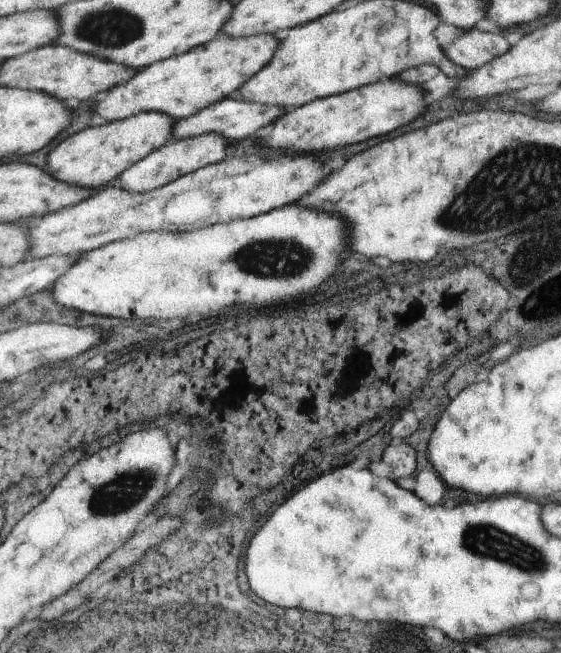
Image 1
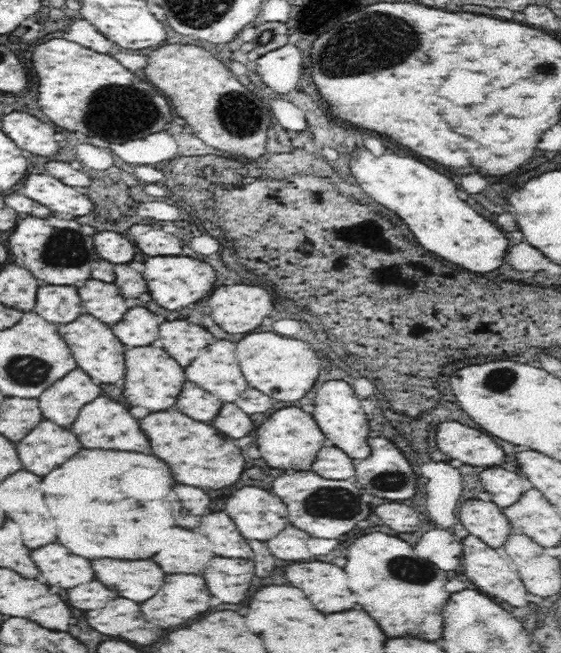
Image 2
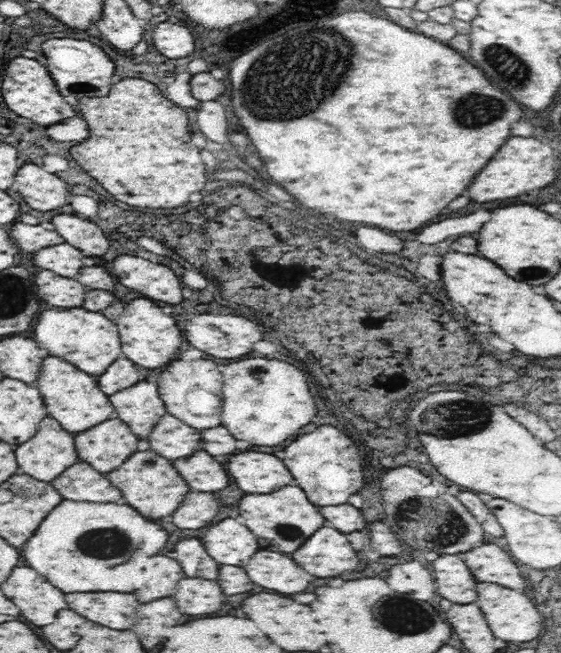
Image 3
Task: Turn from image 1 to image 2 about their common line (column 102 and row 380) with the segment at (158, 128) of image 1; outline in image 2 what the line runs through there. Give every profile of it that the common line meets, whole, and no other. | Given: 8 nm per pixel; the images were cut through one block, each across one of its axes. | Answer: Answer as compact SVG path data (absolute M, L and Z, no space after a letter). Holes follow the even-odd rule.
M158 344L128 348L126 352L126 376L124 376L124 398L130 406L142 406L150 412L168 410L176 404L176 398L182 390L186 372L184 368L166 354Z

